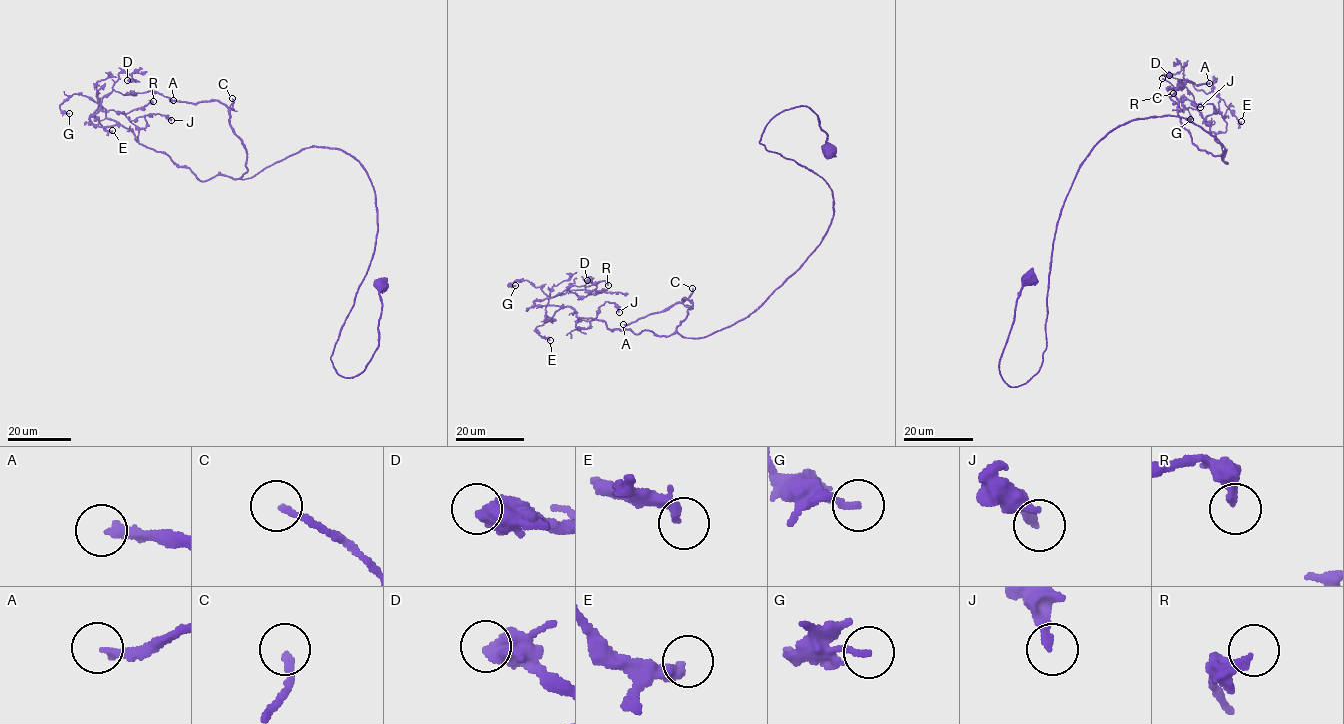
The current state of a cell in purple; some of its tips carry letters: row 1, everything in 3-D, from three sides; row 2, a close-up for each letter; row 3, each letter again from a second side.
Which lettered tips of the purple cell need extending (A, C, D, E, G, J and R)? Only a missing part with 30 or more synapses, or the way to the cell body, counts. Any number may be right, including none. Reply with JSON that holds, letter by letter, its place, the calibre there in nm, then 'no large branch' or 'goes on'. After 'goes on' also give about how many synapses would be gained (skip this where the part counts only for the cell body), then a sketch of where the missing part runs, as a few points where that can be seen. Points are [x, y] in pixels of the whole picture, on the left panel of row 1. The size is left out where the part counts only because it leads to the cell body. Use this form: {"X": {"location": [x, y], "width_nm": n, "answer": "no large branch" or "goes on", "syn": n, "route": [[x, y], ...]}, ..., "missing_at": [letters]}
{"A": {"location": [173, 100], "width_nm": 240, "answer": "no large branch"}, "C": {"location": [232, 98], "width_nm": 180, "answer": "no large branch"}, "D": {"location": [127, 80], "width_nm": 550, "answer": "no large branch"}, "E": {"location": [112, 130], "width_nm": 320, "answer": "no large branch"}, "G": {"location": [69, 113], "width_nm": 170, "answer": "no large branch"}, "J": {"location": [171, 120], "width_nm": 190, "answer": "no large branch"}, "R": {"location": [153, 101], "width_nm": 300, "answer": "no large branch"}, "missing_at": []}

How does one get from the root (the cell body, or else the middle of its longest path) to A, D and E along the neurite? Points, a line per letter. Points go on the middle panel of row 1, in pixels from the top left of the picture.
A: (827, 149), (806, 106), (764, 129), (834, 210), (757, 309), (699, 338), (677, 331), (683, 298), (623, 324)
D: (827, 149), (806, 106), (764, 129), (834, 210), (745, 317), (659, 336), (534, 303), (587, 296), (587, 280)
E: (827, 149), (806, 106), (764, 129), (834, 210), (745, 317), (659, 336), (567, 306), (536, 327), (550, 340)

